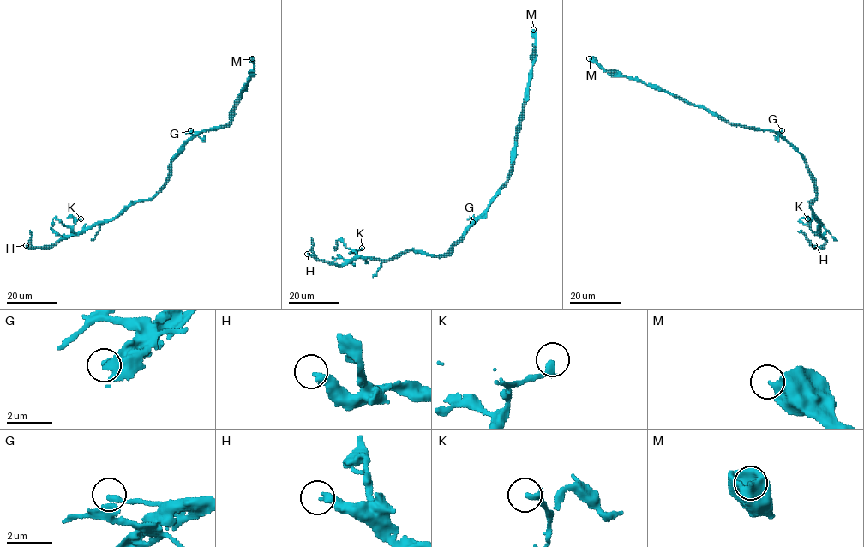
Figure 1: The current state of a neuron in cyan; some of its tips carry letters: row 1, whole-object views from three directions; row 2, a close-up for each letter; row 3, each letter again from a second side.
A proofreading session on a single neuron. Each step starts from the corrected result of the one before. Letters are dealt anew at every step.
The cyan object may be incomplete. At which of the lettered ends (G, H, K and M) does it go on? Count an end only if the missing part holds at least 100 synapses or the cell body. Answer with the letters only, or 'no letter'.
H

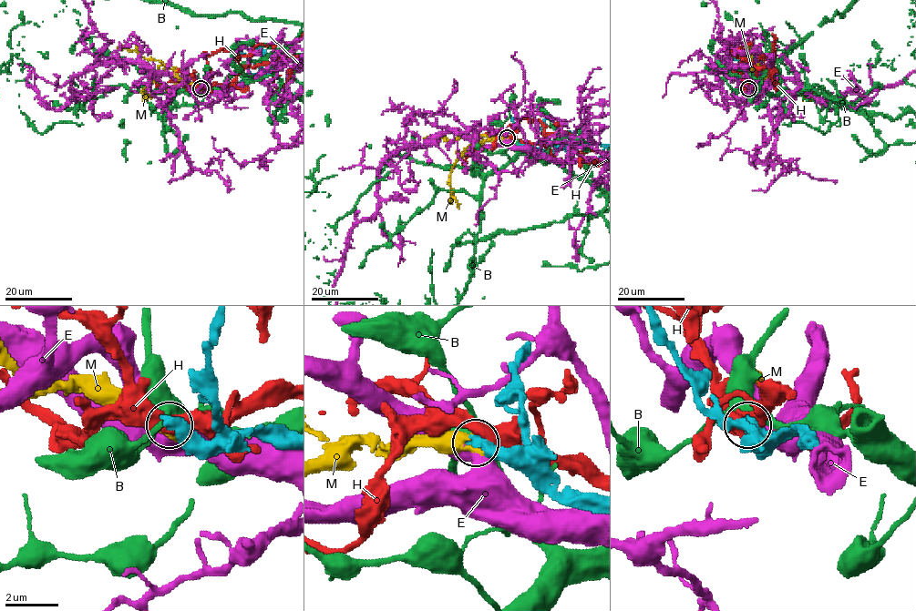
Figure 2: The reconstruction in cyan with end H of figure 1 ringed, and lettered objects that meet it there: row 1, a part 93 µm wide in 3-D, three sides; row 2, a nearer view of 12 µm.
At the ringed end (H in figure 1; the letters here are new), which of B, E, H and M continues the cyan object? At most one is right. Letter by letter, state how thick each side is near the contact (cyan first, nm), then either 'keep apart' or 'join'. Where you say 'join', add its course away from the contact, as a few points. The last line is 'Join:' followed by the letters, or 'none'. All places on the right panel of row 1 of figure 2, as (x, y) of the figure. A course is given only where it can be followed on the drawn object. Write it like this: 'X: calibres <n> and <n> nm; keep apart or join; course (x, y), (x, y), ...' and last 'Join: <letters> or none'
B: calibres 500 and 440 nm; keep apart
E: calibres 650 and 500 nm; keep apart
H: calibres 600 and 550 nm; keep apart
M: calibres 600 and 440 nm; join
Join: M

